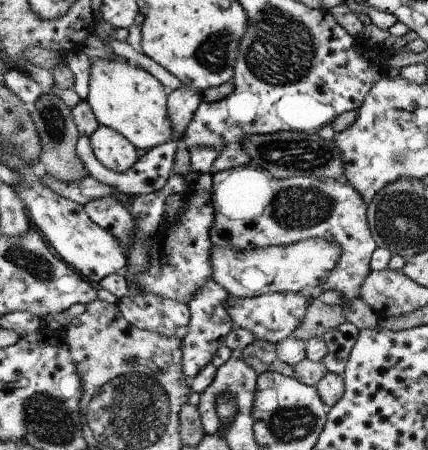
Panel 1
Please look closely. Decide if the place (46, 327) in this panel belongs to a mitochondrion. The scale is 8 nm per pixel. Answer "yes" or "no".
no

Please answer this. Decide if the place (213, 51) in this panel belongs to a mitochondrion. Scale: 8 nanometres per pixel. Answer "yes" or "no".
yes

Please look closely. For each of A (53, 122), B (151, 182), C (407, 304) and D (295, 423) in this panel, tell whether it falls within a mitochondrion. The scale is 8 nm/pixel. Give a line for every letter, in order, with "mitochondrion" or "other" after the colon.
A: mitochondrion
B: other
C: other
D: mitochondrion

